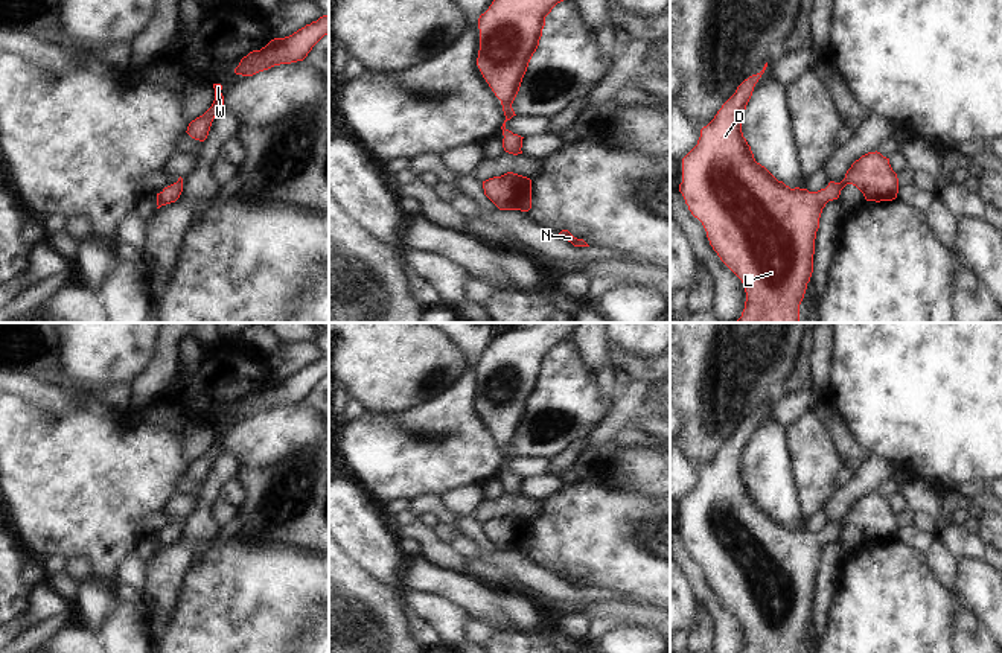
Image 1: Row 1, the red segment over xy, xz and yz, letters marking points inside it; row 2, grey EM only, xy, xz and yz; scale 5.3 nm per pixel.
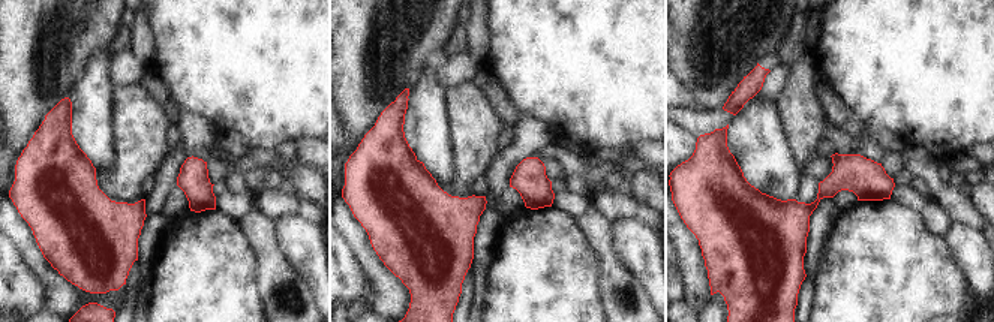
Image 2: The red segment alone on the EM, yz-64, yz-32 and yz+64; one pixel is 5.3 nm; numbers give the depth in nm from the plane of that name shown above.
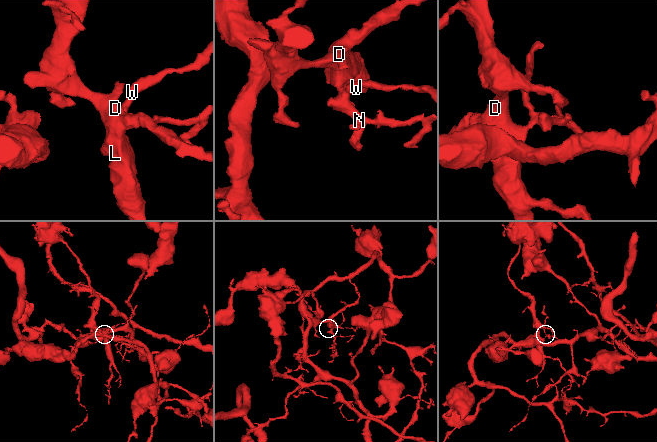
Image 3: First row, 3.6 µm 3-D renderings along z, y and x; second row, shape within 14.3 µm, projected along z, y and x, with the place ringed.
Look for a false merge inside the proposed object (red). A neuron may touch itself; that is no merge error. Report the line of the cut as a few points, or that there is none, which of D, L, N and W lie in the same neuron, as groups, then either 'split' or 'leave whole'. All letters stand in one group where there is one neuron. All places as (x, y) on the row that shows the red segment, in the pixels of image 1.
no cut | D L N W | leave whole

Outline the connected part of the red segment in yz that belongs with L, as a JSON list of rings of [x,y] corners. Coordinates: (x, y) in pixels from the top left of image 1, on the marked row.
[[[767,67],[745,79],[722,105],[714,119],[700,129],[697,145],[682,158],[682,193],[688,210],[697,218],[720,260],[742,280],[745,309],[736,323],[799,323],[799,304],[813,272],[815,239],[822,209],[838,199],[847,184],[856,186],[866,201],[892,201],[898,178],[889,158],[868,152],[856,160],[841,183],[809,192],[790,189],[755,161],[742,132],[742,117],[754,87]]]

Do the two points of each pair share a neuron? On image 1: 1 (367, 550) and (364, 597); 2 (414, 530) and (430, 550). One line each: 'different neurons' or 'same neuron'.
1: different neurons
2: same neuron

